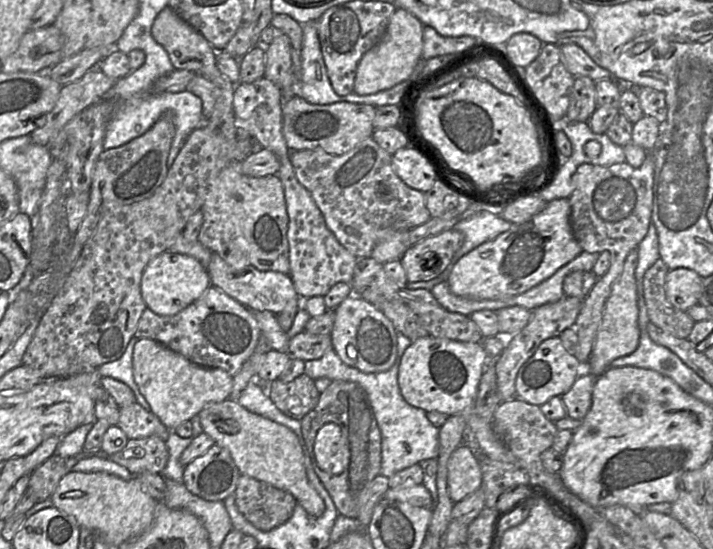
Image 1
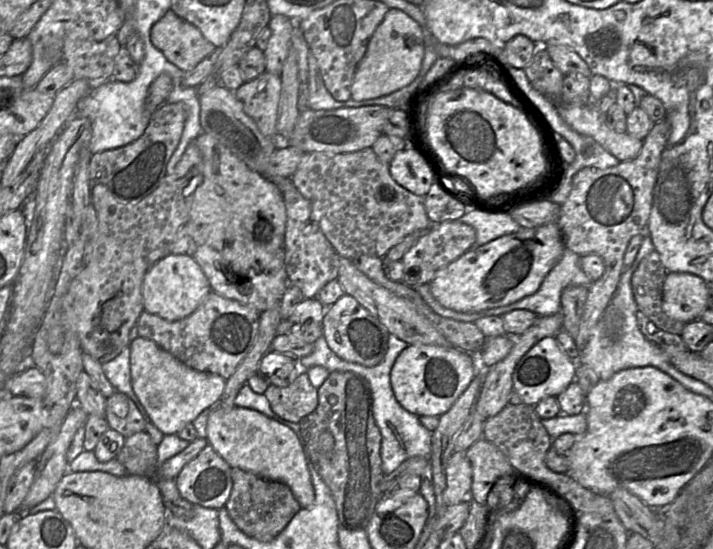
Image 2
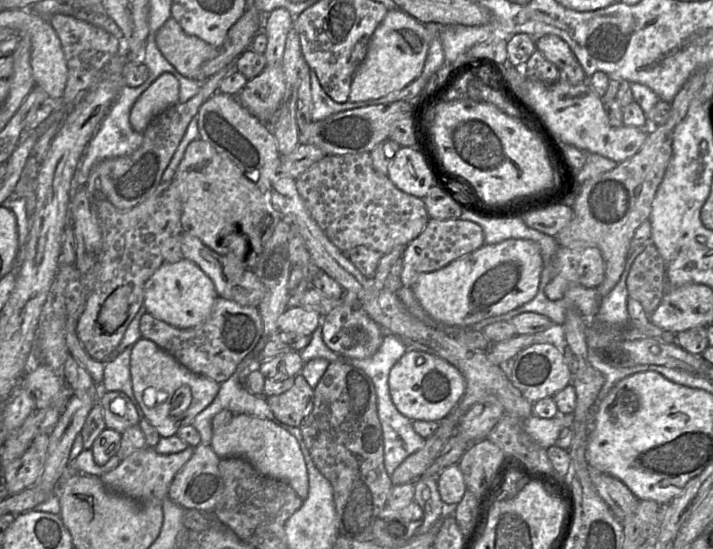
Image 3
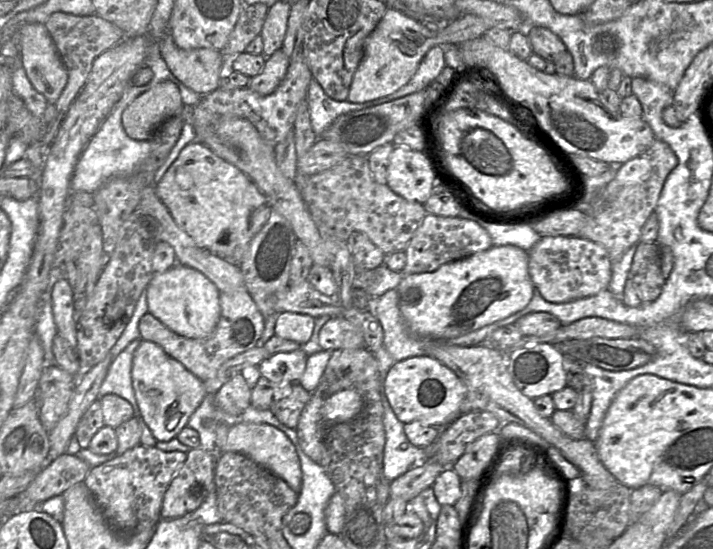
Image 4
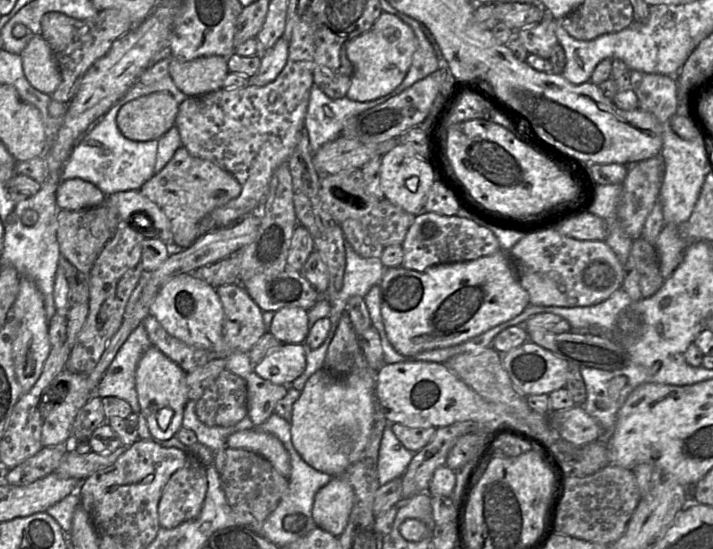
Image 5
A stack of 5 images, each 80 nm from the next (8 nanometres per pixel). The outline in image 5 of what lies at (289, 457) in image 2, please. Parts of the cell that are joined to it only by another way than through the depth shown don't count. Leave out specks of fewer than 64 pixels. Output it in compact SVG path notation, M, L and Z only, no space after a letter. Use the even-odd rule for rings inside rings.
M252 426L229 435L226 446L255 452L268 460L283 477L288 478L290 475L288 452L273 434L260 431Z

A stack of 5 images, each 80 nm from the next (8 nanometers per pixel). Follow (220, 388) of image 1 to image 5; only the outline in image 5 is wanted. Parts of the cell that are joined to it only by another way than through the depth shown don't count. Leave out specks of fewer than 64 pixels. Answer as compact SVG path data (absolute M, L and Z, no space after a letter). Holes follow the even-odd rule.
M152 345L139 360L135 382L140 412L146 419L151 437L155 441L174 437L182 427L184 408L189 400L186 372Z

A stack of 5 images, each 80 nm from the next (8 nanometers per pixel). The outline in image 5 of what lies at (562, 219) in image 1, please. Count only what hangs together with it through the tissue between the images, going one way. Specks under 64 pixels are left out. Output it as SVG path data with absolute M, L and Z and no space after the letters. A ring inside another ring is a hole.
M502 250L476 260L441 264L424 271L389 267L378 286L387 339L403 356L462 344L513 319L530 304L509 254Z

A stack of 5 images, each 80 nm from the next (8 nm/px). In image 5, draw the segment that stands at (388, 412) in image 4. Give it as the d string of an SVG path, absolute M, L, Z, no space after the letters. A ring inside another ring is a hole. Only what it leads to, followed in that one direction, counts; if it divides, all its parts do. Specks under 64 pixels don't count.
M387 422L379 446L377 474L380 486L401 477L409 465L414 453L406 449L397 439Z

